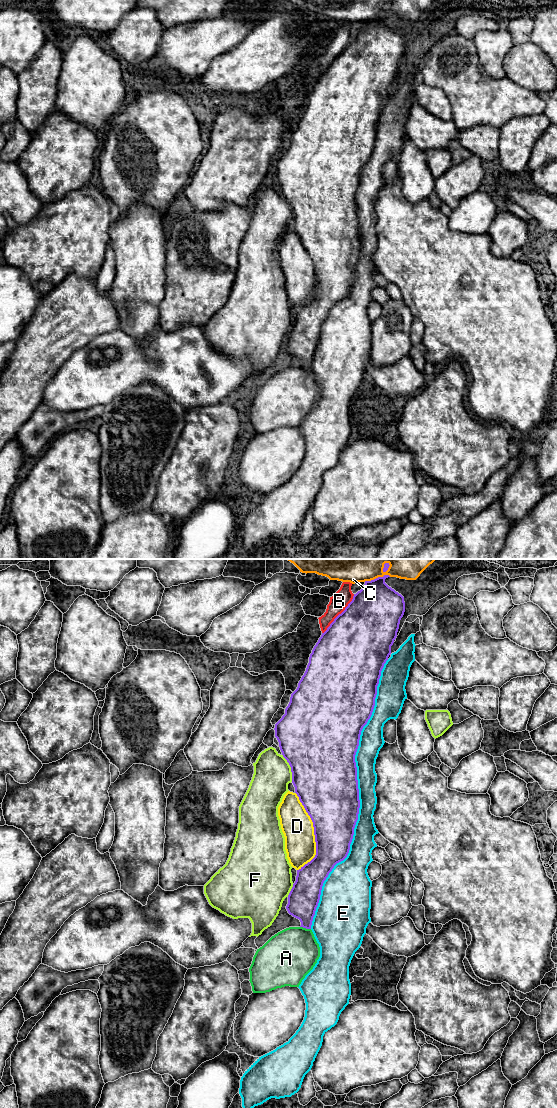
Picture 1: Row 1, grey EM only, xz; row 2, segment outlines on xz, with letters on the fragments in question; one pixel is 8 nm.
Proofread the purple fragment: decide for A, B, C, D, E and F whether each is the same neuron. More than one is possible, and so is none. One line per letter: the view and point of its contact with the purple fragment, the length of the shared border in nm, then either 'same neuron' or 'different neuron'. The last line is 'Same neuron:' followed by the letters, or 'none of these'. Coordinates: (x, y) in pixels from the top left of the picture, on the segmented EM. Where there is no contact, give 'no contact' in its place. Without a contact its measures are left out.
A: xz (305, 927) | 90 nm | different neuron
B: xz (339, 614) | 420 nm | different neuron
C: xz (378, 577) | 220 nm | different neuron
D: xz (314, 832) | 650 nm | different neuron
E: xz (358, 795) | 2250 nm | same neuron
F: xz (291, 768) | 240 nm | different neuron
Same neuron: E

